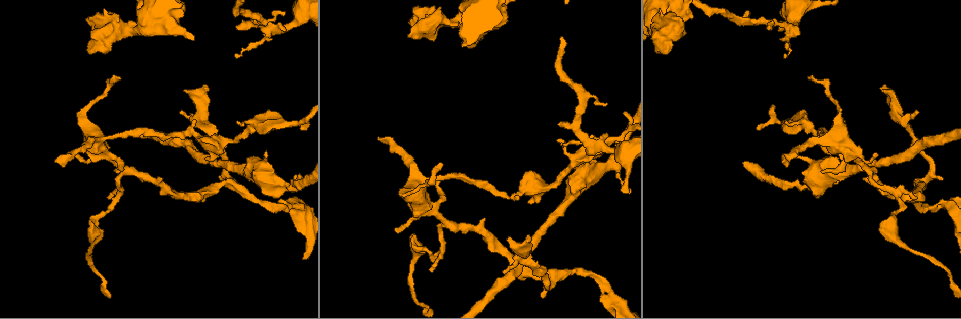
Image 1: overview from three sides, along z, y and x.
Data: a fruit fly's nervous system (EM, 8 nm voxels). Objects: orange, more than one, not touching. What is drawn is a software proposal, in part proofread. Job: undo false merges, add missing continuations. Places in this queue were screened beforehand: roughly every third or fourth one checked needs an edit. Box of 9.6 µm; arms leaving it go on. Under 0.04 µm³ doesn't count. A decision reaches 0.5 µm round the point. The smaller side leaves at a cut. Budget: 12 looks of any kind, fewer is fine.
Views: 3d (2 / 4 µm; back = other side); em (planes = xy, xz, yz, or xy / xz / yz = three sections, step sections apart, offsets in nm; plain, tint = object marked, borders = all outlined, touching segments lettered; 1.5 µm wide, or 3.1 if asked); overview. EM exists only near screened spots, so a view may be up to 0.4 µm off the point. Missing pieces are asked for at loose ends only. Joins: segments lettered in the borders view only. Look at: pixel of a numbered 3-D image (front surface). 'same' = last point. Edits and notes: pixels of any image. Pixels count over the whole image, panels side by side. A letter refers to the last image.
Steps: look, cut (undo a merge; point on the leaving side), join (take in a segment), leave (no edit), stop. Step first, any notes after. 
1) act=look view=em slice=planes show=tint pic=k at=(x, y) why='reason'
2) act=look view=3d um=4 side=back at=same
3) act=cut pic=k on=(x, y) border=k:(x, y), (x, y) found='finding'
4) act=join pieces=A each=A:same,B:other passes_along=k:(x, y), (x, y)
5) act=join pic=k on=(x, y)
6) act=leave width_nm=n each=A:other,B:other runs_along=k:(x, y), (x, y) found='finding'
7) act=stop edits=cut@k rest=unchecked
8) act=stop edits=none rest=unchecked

act=look view=em slice=planes show=tint pic=1 at=(377, 138) why='an open end'

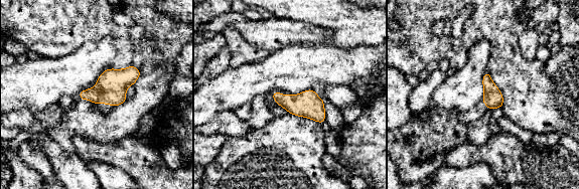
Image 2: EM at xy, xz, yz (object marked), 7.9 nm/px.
act=look view=em slice=planes show=borders at=same why='what lies round it'

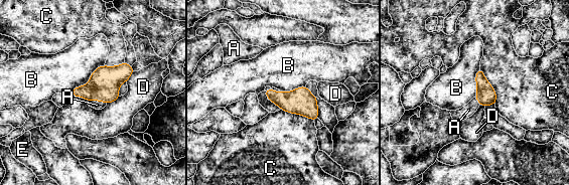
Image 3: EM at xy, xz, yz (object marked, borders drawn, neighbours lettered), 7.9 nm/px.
act=join pieces=A longest_contact=B:340nm each=A:same,B:other,C:other,D:other,E:other passes_along=3:(104, 83), (98, 100), (97, 105) found='it goes on there'

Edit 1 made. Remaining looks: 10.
act=look view=overview

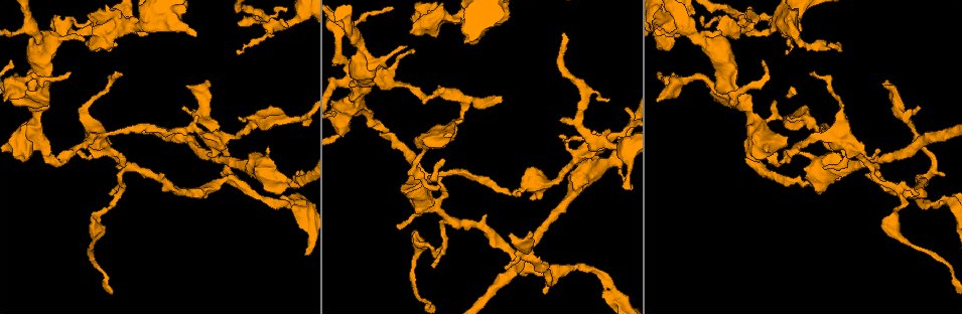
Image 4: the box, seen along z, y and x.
act=look view=em slice=planes show=borders pic=4 at=(297, 22) why='sudden change in width'

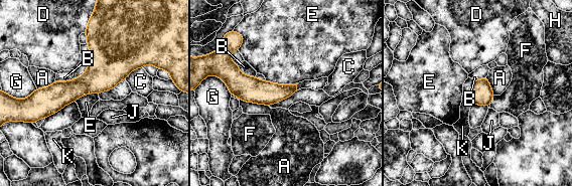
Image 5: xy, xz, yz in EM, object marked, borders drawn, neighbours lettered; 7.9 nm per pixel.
act=leave each=A:other,B:other,C:other,D:other,E:other,F:other,G:other,H:other,J:other,K:other runs_along=5:(227, 79), (254, 90), (294, 88) found='one neuron here'

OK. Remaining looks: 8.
act=stop edits=join@3 rest=unchecked

